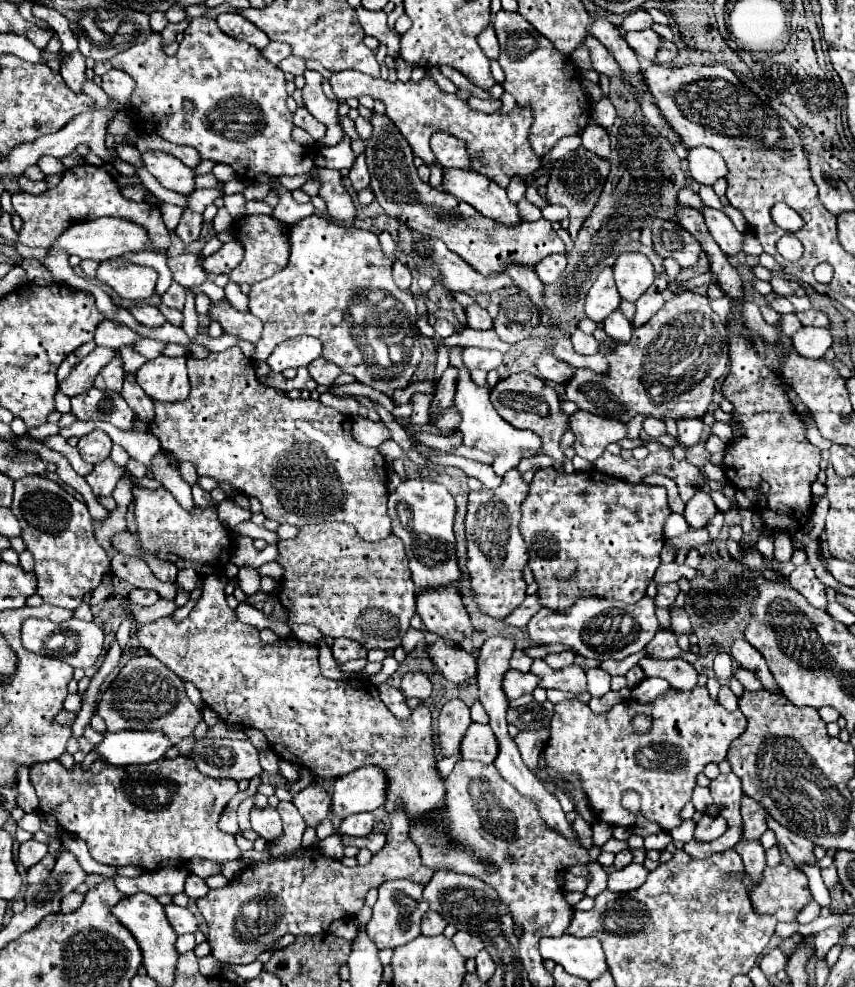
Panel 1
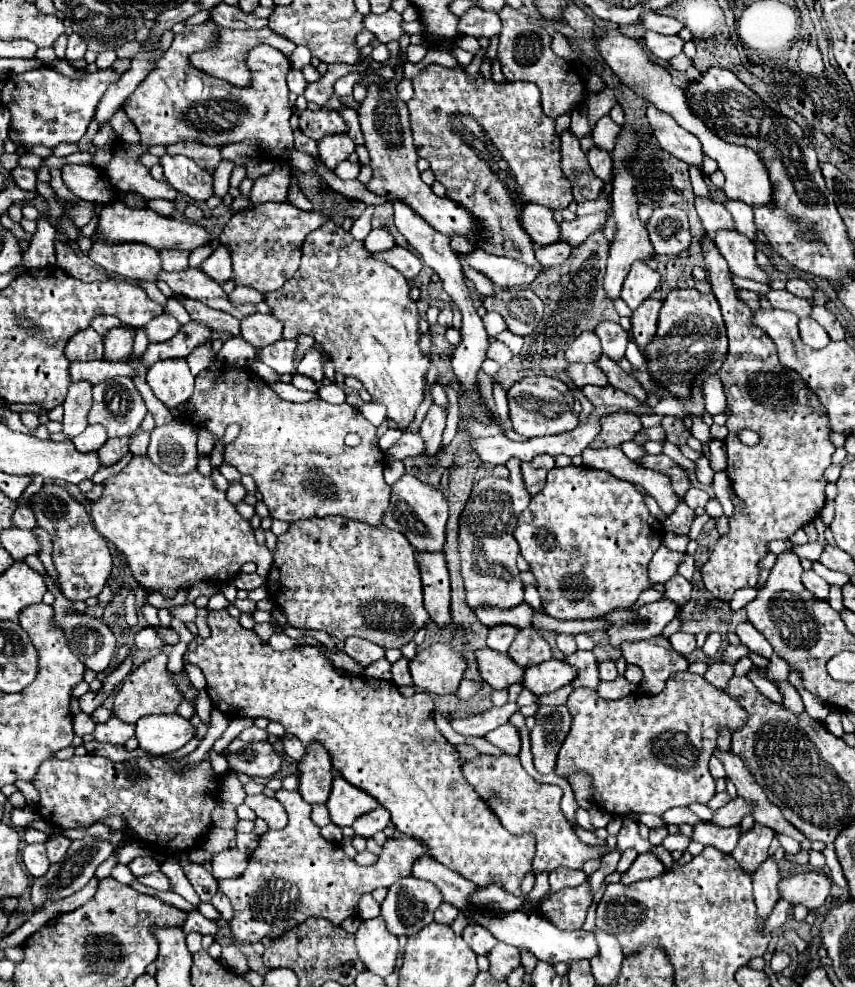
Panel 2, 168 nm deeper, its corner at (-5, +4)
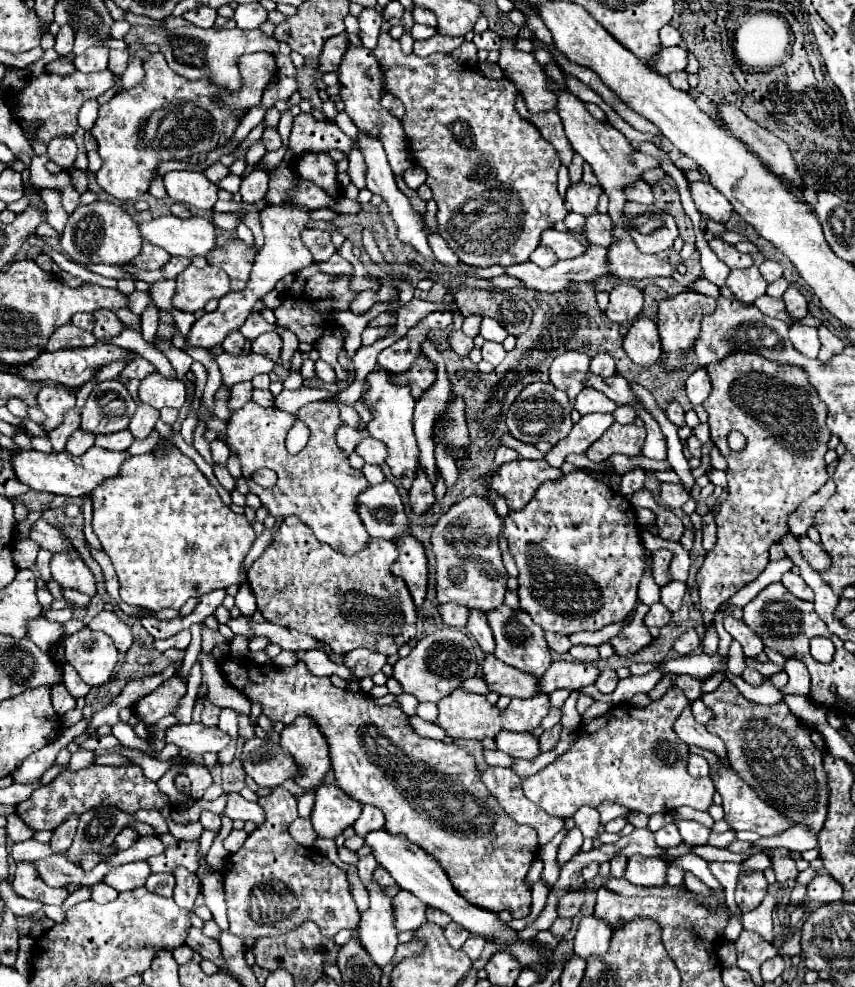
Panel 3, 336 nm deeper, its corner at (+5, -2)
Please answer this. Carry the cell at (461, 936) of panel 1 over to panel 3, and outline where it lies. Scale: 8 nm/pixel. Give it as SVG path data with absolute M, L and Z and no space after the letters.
M468 937L466 939L466 943L462 945L462 951L472 959L472 961L476 961L476 959L480 959L480 955L482 955L482 951L484 951L484 945L486 945L486 939L480 939L480 937Z

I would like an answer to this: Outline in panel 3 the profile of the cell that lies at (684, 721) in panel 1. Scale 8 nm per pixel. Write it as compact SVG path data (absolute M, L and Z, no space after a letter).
M670 687L666 695L640 709L630 703L614 705L606 715L584 721L572 747L548 767L522 783L524 795L556 817L572 817L582 805L598 807L606 801L646 815L670 813L682 805L708 811L712 805L712 779L696 779L688 773L688 745L672 729L680 713L692 701L682 689Z

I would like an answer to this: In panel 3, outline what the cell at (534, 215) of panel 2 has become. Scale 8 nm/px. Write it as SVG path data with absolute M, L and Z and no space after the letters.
M556 229L544 231L542 237L540 237L540 245L550 247L558 255L558 259L570 259L570 257L582 255L586 251L586 247L580 245L578 239L574 239L568 233L560 233Z

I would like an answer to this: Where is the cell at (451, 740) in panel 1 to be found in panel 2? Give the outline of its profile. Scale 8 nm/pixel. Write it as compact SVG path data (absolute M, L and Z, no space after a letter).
M464 679L462 683L460 683L460 689L458 689L458 697L460 699L470 699L476 691L480 689L480 681L472 681L472 679Z

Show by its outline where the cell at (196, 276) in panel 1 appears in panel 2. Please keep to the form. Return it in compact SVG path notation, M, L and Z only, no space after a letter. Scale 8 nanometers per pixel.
M160 249L160 259L162 259L162 265L164 265L164 271L182 271L188 267L188 255L186 251L178 249Z

